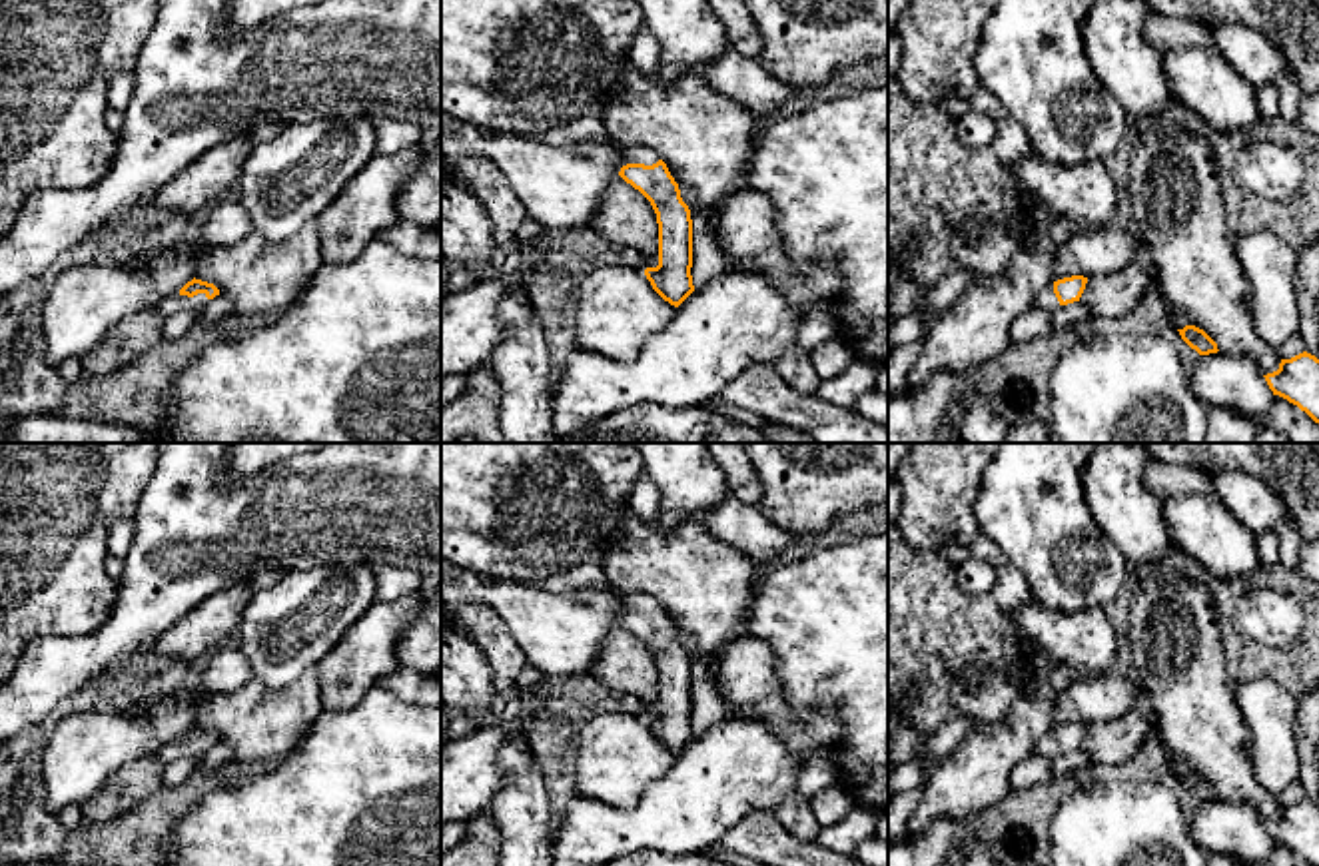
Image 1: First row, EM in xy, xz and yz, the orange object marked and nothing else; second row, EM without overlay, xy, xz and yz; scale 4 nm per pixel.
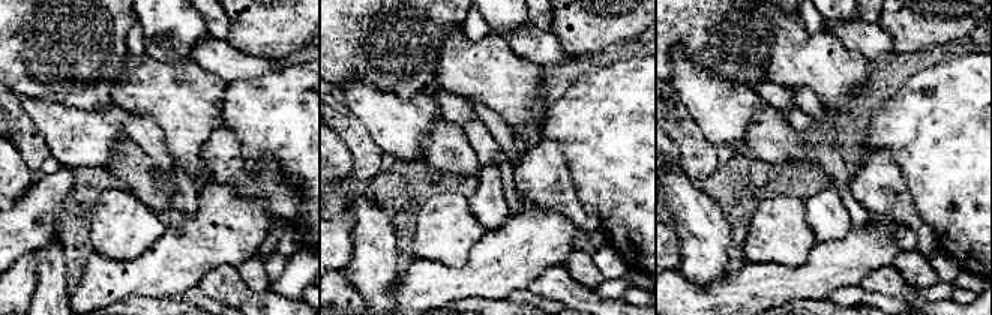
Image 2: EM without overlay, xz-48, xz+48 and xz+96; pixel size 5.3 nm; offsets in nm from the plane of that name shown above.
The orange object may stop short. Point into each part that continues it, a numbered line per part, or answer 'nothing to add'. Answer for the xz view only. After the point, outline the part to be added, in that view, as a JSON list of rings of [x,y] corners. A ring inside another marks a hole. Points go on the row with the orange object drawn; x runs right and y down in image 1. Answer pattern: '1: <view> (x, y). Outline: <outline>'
1: xz (627, 154). Outline: [[[609,142],[609,144],[619,152],[623,166],[627,166],[627,164],[653,166],[659,162],[659,156],[649,148],[617,146],[613,142]]]

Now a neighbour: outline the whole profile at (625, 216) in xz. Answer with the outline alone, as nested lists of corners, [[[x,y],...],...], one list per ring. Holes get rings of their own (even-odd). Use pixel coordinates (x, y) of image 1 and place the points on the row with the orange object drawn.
[[[621,176],[605,190],[591,227],[609,243],[643,253],[647,267],[659,265],[659,223],[651,202]]]

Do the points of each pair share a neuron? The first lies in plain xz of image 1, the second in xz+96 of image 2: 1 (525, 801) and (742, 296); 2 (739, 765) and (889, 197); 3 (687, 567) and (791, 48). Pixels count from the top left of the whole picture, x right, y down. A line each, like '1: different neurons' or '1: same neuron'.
1: different neurons
2: different neurons
3: same neuron

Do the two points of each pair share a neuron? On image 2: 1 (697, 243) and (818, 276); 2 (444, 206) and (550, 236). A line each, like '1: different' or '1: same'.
1: different
2: different

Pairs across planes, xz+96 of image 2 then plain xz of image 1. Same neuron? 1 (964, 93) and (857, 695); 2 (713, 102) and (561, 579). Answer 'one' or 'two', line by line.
1: one
2: two

